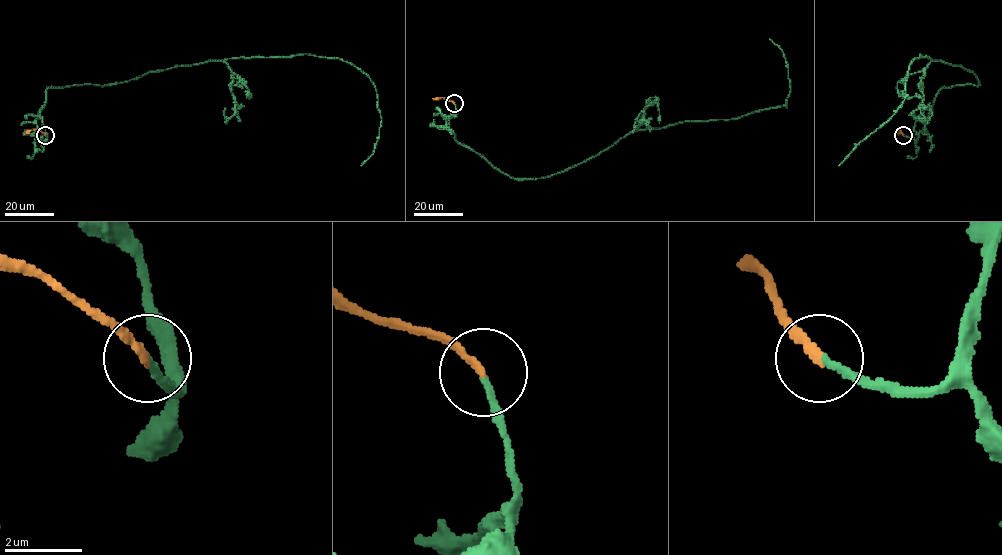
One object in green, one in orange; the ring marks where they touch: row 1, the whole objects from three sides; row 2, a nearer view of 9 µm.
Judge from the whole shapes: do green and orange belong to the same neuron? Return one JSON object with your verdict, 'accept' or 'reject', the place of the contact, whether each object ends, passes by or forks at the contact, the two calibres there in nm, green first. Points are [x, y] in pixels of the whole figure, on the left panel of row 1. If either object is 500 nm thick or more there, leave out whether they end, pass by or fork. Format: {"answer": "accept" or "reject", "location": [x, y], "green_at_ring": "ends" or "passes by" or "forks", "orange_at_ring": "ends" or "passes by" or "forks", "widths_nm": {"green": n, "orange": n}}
{"answer": "accept", "location": [45, 135], "green_at_ring": "ends", "orange_at_ring": "ends", "widths_nm": {"green": 180, "orange": 200}}

